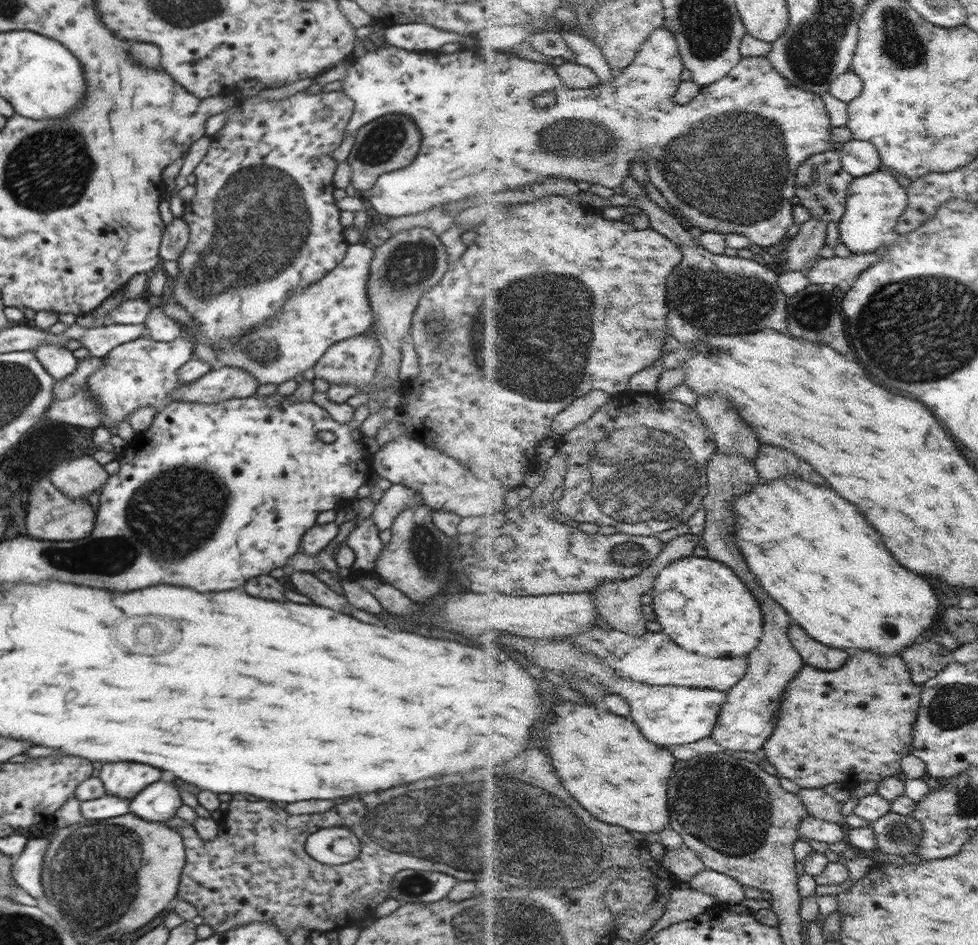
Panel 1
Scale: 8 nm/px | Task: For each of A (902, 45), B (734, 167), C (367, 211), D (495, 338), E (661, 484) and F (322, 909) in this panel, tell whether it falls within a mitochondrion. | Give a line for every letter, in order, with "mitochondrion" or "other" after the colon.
A: mitochondrion
B: mitochondrion
C: other
D: mitochondrion
E: mitochondrion
F: other

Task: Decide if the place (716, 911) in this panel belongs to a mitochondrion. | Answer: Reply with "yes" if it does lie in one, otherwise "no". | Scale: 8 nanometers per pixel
no

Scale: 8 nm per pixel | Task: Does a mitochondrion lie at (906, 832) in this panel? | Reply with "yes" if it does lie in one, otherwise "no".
yes

